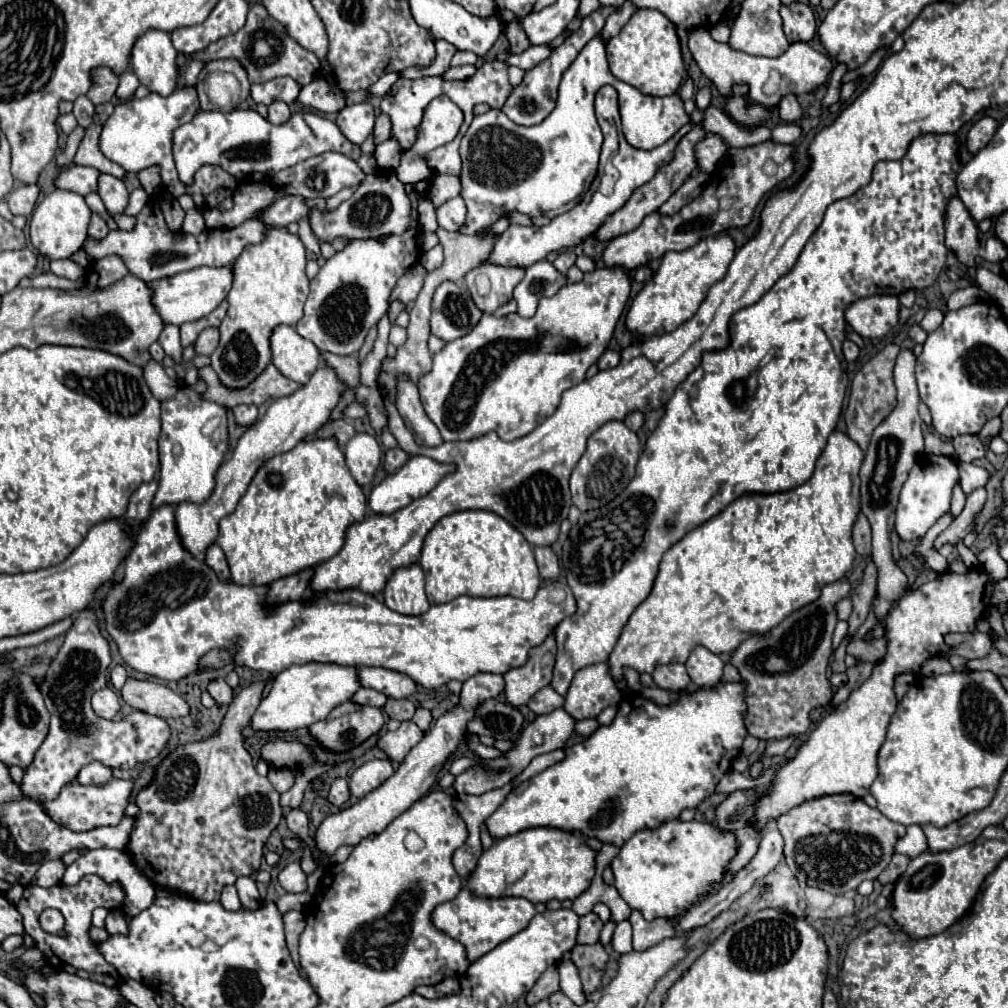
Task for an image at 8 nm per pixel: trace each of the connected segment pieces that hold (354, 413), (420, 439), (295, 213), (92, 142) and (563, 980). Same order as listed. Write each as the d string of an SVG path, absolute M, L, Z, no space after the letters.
M352 402L352 404L348 404L348 406L344 408L342 414L344 414L344 418L352 418L352 420L356 420L356 418L364 418L364 416L366 416L366 410L364 410L362 404Z
M400 378L400 382L398 382L396 408L398 408L404 424L408 426L408 430L414 434L414 440L418 444L440 446L444 442L438 428L434 426L434 422L424 414L424 408L422 408L420 396L418 396L418 388L408 378Z
M282 196L268 210L264 210L258 218L266 226L288 226L290 222L298 222L306 218L312 208L306 204L306 198L300 196Z
M90 124L90 126L86 128L86 136L84 136L84 140L80 142L78 152L76 152L76 156L74 156L72 162L78 164L78 166L94 166L94 168L98 168L98 170L104 172L104 174L112 174L114 178L124 180L124 178L126 178L126 170L124 170L122 166L110 162L108 158L104 158L102 152L98 150L100 128L102 128L100 124Z
M564 958L558 964L560 970L560 990L574 1002L574 1004L584 1004L582 996L582 982L580 982L580 972L576 970L576 964L570 958Z

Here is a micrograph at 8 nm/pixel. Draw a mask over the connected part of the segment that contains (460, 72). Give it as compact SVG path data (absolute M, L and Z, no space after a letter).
M458 66L458 68L448 68L442 78L444 80L466 80L476 72L476 66Z

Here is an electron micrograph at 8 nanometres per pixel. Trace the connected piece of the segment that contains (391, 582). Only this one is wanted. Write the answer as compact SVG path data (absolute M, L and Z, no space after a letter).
M418 564L396 568L388 578L382 594L384 604L400 614L416 616L424 614L424 610L430 608L428 598L424 594L424 572Z

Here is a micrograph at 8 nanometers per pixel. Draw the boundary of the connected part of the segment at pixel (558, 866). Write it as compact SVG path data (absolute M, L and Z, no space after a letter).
M530 828L518 834L498 838L482 852L476 870L466 878L464 886L480 898L506 898L522 896L532 904L556 900L574 900L580 896L594 878L596 852L584 844L578 834L562 832L556 828Z

